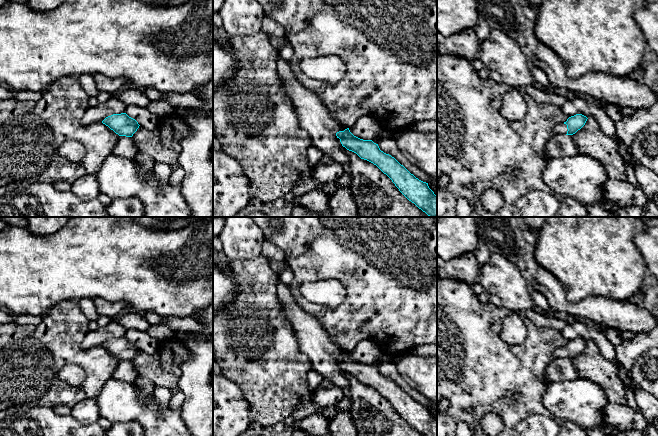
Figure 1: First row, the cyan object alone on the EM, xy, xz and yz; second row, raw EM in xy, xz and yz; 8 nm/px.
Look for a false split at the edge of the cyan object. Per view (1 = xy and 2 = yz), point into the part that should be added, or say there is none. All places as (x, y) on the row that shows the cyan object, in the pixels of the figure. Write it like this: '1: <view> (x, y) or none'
1: none
2: yz (561, 129)

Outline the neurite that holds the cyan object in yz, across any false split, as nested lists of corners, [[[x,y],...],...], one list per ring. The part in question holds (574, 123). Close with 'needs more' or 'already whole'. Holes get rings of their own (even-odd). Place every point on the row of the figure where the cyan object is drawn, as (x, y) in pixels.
[[[576,114],[553,128],[554,135],[573,135],[580,130],[586,123],[587,117],[582,114]]]; needs more

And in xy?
[[[126,113],[108,116],[102,121],[102,123],[119,136],[126,137],[132,137],[140,126],[135,119],[129,117]]]; already whole

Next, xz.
[[[349,128],[337,132],[336,136],[347,150],[376,165],[409,201],[429,217],[437,217],[437,196],[428,183],[416,178],[394,157],[381,151],[378,144],[372,140],[354,136]]]; already whole

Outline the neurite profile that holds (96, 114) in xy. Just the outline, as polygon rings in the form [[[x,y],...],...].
[[[113,96],[104,103],[88,107],[81,118],[81,123],[83,125],[101,123],[108,116],[125,113],[126,108],[127,105],[124,102]]]

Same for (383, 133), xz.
[[[380,126],[379,134],[374,139],[372,139],[372,141],[376,144],[379,144],[379,142],[386,137],[397,138],[398,134],[394,131],[389,131]]]

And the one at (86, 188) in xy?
[[[85,175],[78,178],[72,183],[70,191],[82,201],[97,199],[98,195],[101,193],[95,175]]]

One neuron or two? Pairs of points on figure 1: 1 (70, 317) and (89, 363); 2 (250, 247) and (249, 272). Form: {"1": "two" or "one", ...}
{"1": "one", "2": "two"}

